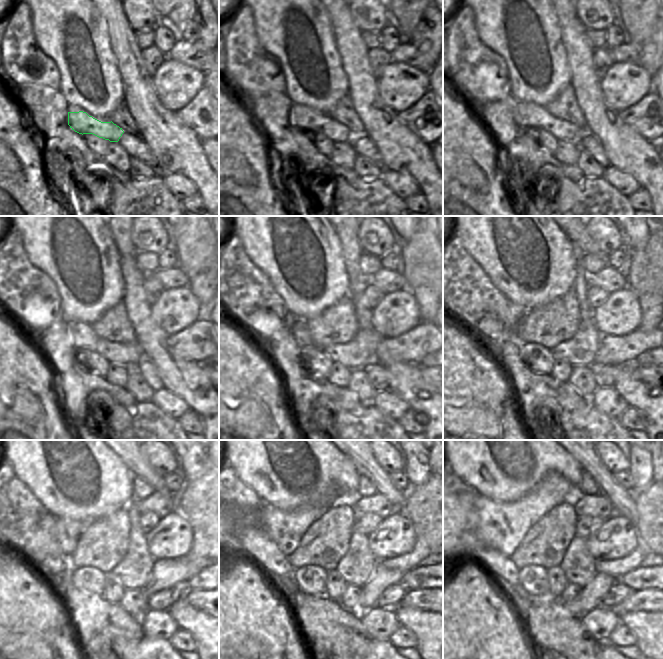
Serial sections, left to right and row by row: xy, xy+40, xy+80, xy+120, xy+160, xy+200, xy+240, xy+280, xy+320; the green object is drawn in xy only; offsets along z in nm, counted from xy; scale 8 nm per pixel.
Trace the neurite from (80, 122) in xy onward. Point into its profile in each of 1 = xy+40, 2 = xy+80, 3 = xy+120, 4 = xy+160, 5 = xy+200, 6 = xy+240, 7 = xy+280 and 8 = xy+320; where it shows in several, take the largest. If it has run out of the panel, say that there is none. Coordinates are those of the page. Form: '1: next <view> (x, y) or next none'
1: next xy+40 (335, 131)
2: next xy+80 (561, 131)
3: next xy+120 (124, 357)
4: next xy+160 (350, 359)
5: next xy+200 (576, 358)
6: next xy+240 (128, 580)
7: next xy+280 (352, 577)
8: next xy+320 (576, 577)

